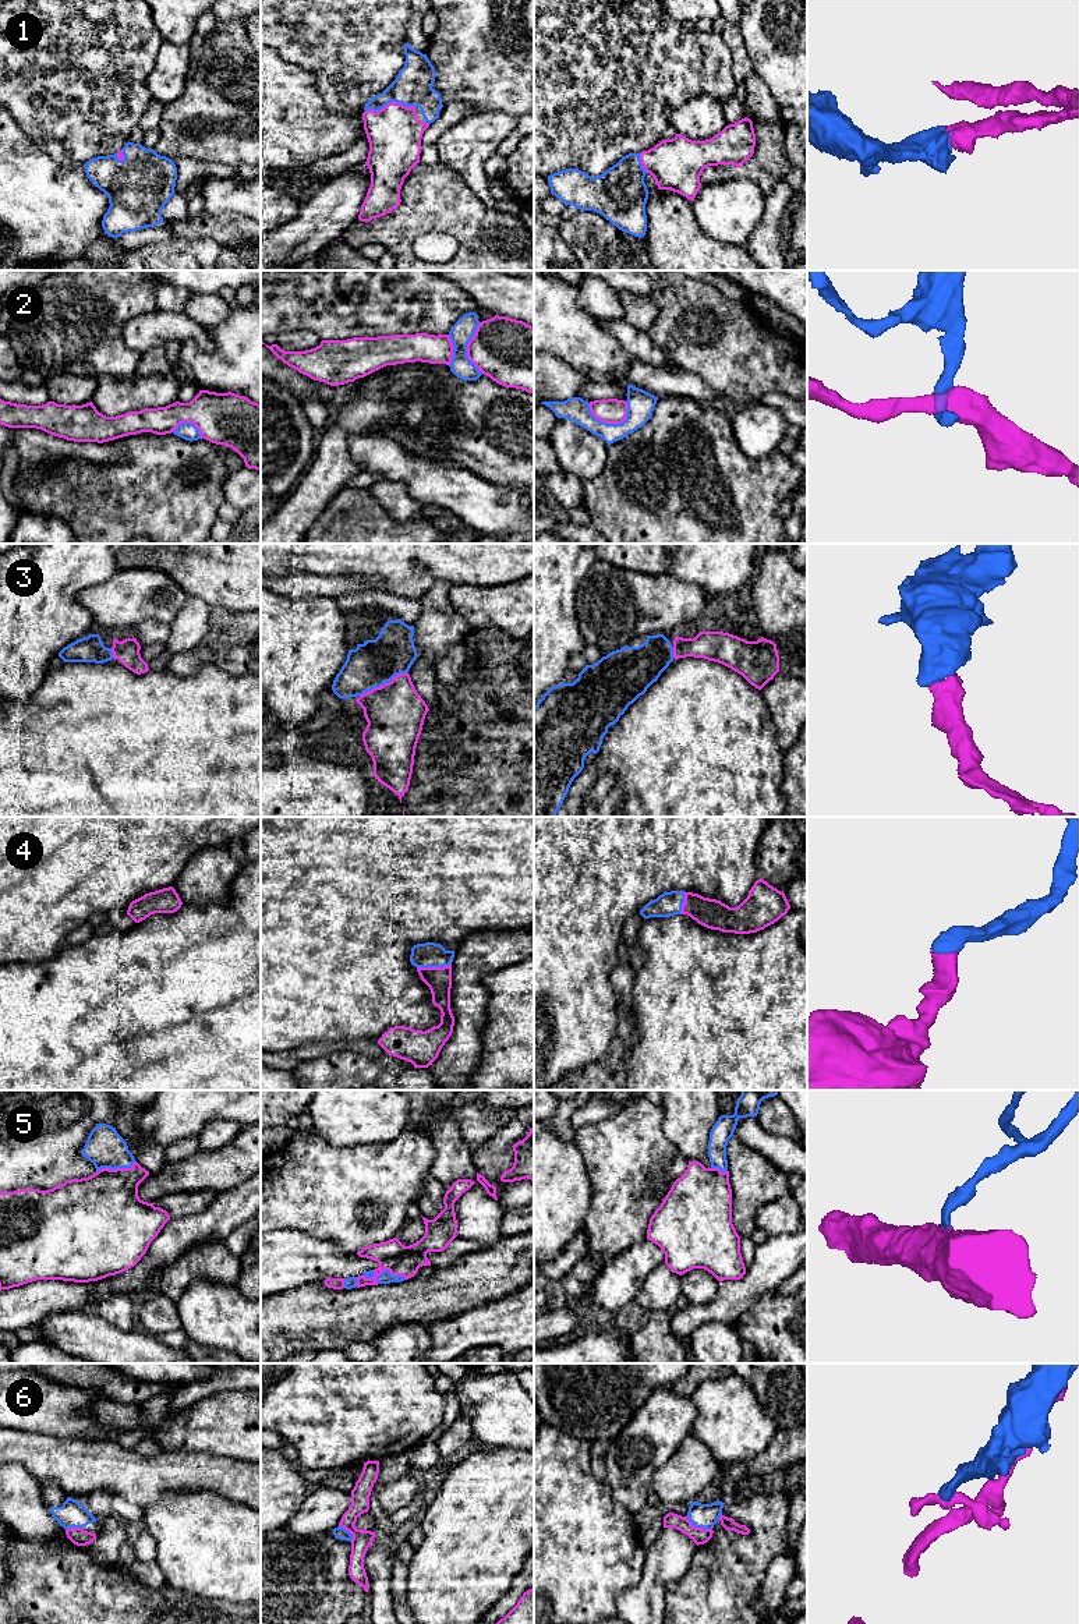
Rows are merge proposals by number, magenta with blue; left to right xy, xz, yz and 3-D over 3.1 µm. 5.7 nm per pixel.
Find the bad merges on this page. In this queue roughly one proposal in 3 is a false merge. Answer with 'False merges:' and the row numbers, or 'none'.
False merges: 2, 6

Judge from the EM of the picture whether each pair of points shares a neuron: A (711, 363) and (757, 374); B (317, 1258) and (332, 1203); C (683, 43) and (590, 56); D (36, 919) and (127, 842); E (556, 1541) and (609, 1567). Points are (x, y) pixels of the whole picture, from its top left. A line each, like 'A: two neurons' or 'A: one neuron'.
A: one neuron
B: two neurons
C: one neuron
D: one neuron
E: one neuron

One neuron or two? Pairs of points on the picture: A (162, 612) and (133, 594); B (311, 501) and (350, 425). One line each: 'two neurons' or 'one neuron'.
A: one neuron
B: one neuron

